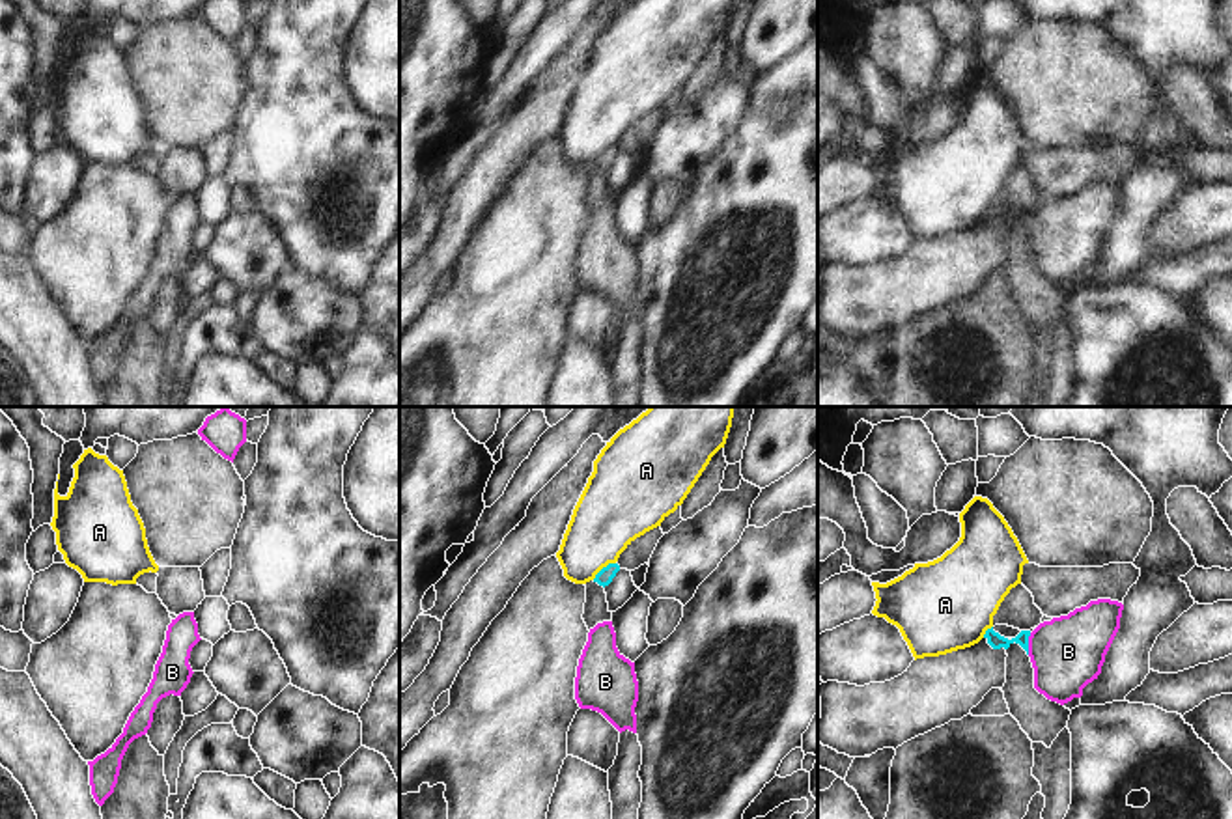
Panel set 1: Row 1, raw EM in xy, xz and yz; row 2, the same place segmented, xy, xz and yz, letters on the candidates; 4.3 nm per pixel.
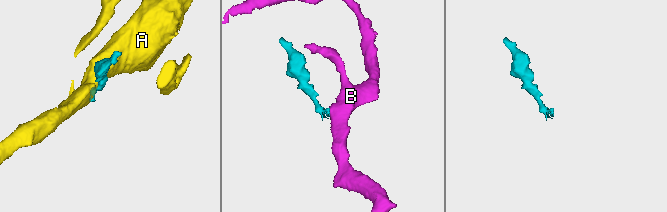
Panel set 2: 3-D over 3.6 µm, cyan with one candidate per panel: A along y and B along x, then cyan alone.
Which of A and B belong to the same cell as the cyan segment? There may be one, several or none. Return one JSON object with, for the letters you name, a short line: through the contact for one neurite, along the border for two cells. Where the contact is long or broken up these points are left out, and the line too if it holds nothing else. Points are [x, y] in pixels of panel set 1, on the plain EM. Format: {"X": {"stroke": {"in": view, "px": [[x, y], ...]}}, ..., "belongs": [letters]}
{"B": {"stroke": {"in": "yz", "px": [[995, 222], [1027, 226], [1046, 226], [1068, 234]]}}, "belongs": ["B"]}

